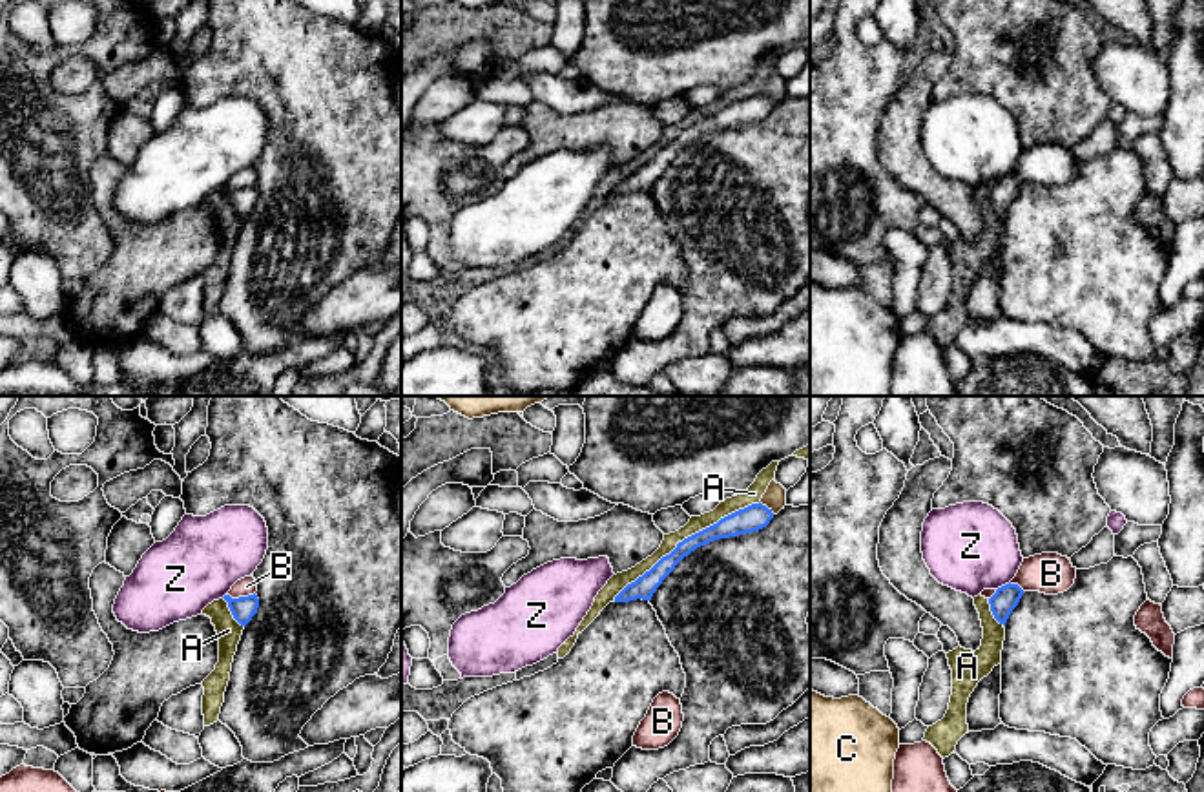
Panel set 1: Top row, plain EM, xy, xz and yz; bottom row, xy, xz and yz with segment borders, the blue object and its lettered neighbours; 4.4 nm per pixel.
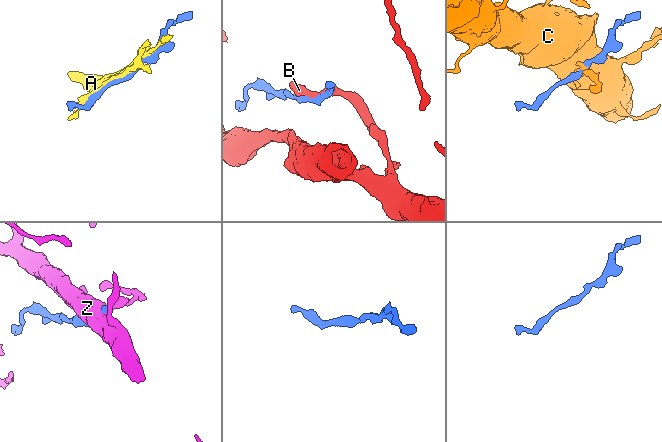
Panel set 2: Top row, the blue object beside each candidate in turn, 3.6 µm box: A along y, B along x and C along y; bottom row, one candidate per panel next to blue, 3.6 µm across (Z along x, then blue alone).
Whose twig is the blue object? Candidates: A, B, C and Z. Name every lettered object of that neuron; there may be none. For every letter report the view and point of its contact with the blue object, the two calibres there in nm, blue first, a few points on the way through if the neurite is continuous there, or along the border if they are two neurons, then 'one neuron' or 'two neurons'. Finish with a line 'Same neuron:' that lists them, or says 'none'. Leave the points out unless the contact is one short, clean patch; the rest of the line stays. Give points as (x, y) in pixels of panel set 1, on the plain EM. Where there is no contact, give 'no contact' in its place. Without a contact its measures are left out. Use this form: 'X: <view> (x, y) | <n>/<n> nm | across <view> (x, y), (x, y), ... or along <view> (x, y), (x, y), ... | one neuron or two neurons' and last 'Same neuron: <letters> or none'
A: xz (688, 128) | 110/70 nm | one neuron
B: xy (241, 188) | 110/80 nm | two neurons
C: xz (765, 97) | 120/100 nm | along xz (759, 93), (774, 104) | two neurons
Z: yz (1002, 177) | 110/400 nm | two neurons
Same neuron: A

